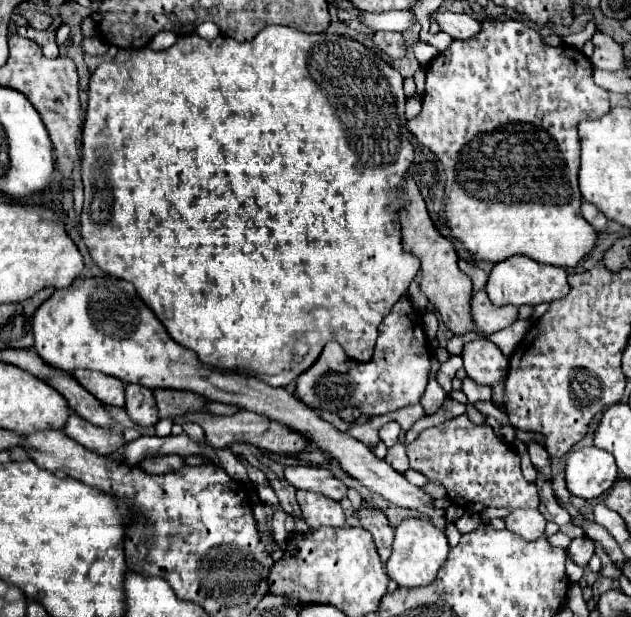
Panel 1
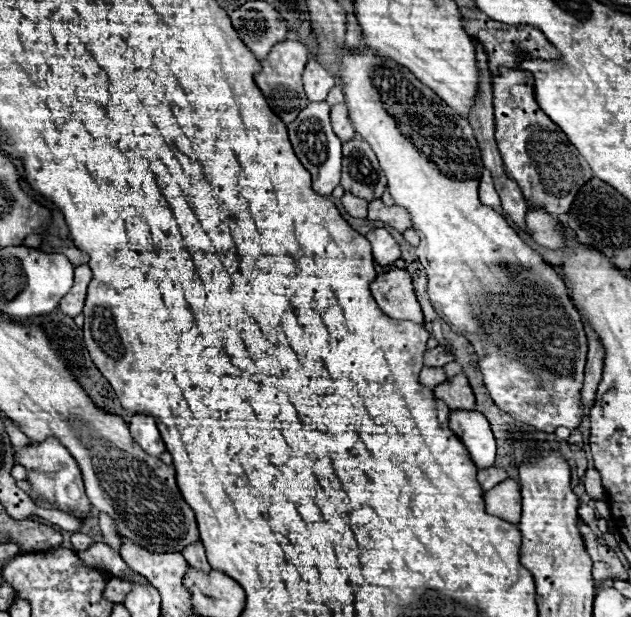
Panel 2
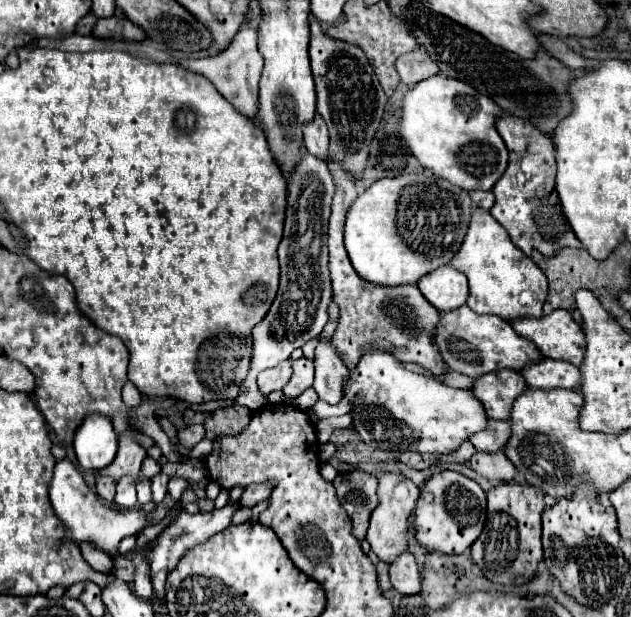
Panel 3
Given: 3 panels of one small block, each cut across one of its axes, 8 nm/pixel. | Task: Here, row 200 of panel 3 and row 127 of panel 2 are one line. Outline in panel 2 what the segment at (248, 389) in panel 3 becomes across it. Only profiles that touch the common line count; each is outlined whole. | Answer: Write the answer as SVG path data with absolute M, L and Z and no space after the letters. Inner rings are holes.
M310 102L294 122L288 126L290 142L294 146L296 156L304 164L304 168L312 174L312 188L320 196L330 196L332 190L340 182L340 166L342 166L342 142L332 132L330 126L330 106L326 102Z

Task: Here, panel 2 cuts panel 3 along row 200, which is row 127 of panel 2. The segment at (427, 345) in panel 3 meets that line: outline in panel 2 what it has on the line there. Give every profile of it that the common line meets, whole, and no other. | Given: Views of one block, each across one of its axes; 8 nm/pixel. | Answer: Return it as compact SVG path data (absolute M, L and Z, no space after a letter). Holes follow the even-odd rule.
M346 104L332 106L332 110L330 110L330 122L332 122L332 128L334 128L334 132L338 134L338 138L342 142L348 142L350 138L356 136L354 128L352 128L352 124L348 120L348 108L346 108Z

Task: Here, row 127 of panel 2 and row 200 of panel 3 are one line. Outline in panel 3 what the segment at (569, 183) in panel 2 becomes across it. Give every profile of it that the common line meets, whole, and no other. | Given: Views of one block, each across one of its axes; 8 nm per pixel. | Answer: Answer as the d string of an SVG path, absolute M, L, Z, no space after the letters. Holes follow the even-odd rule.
M504 112L504 116L496 118L496 130L506 142L510 160L506 172L492 188L496 202L490 208L490 214L506 228L512 242L528 256L532 248L540 250L544 256L552 256L564 246L578 248L580 242L576 240L570 224L566 222L554 190L556 162L552 140L542 134L532 122L526 122L524 118L518 118L510 112Z

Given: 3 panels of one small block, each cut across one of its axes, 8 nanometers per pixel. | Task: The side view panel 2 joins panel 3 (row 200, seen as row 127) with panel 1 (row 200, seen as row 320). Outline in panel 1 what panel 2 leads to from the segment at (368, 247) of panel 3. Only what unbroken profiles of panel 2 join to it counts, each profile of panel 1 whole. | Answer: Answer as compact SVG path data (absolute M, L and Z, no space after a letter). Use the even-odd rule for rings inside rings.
M484 18L480 22L480 32L468 40L452 40L450 48L440 52L436 58L432 58L426 66L426 90L422 96L422 110L416 118L408 122L408 130L422 142L426 148L430 148L438 160L444 164L446 172L446 220L456 240L464 244L464 248L474 254L480 260L490 262L502 262L510 256L524 254L532 260L538 260L542 264L554 264L560 268L576 268L596 246L598 230L594 230L580 214L582 194L578 190L578 170L580 170L580 140L578 140L578 122L582 120L594 120L602 118L610 110L610 92L594 84L592 78L592 66L590 60L576 50L574 46L560 44L560 46L548 46L542 42L542 36L538 30L530 28L528 24L520 20L496 20L496 18Z

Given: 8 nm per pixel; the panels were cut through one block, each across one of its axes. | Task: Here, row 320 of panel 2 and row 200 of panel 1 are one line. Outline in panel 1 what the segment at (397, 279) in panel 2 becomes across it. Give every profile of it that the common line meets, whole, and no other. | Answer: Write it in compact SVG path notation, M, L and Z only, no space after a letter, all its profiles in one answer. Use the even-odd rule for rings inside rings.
M414 180L406 182L406 194L410 198L410 204L402 208L402 236L404 236L404 248L412 254L416 254L422 262L420 268L420 290L426 294L426 298L436 306L436 310L442 316L442 322L452 334L464 334L474 330L474 320L470 318L470 298L472 298L472 280L458 268L458 256L448 238L444 238L436 226L432 224L426 204L420 196L418 186Z

